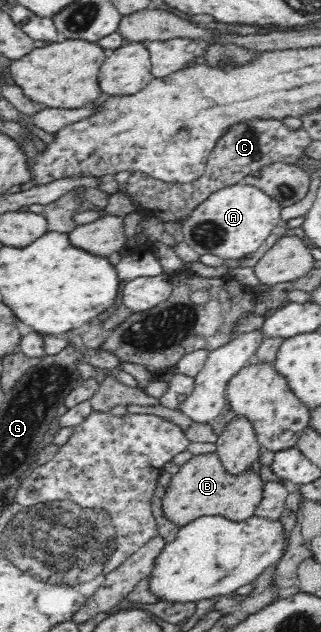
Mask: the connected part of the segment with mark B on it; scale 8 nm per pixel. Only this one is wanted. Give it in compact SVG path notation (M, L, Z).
M217 453L193 456L172 475L161 501L161 509L163 516L178 528L194 519L210 515L218 515L232 522L242 522L254 515L262 500L262 486L264 482L260 475L251 469L238 476L228 474Z

